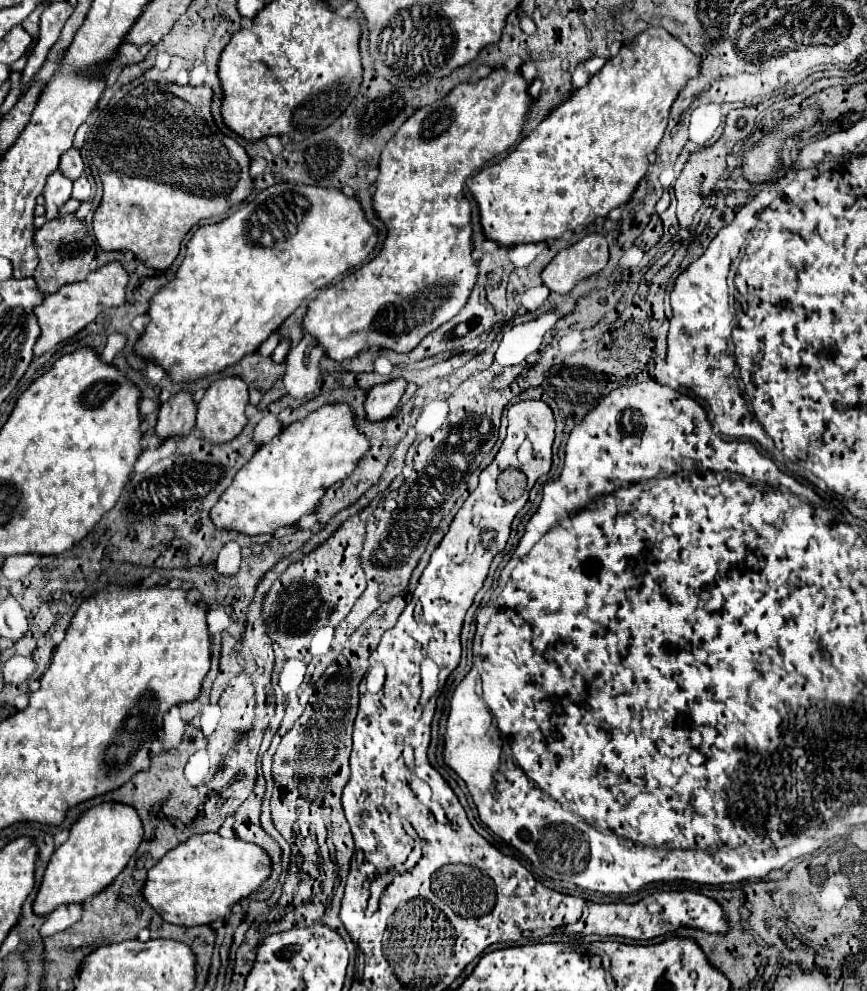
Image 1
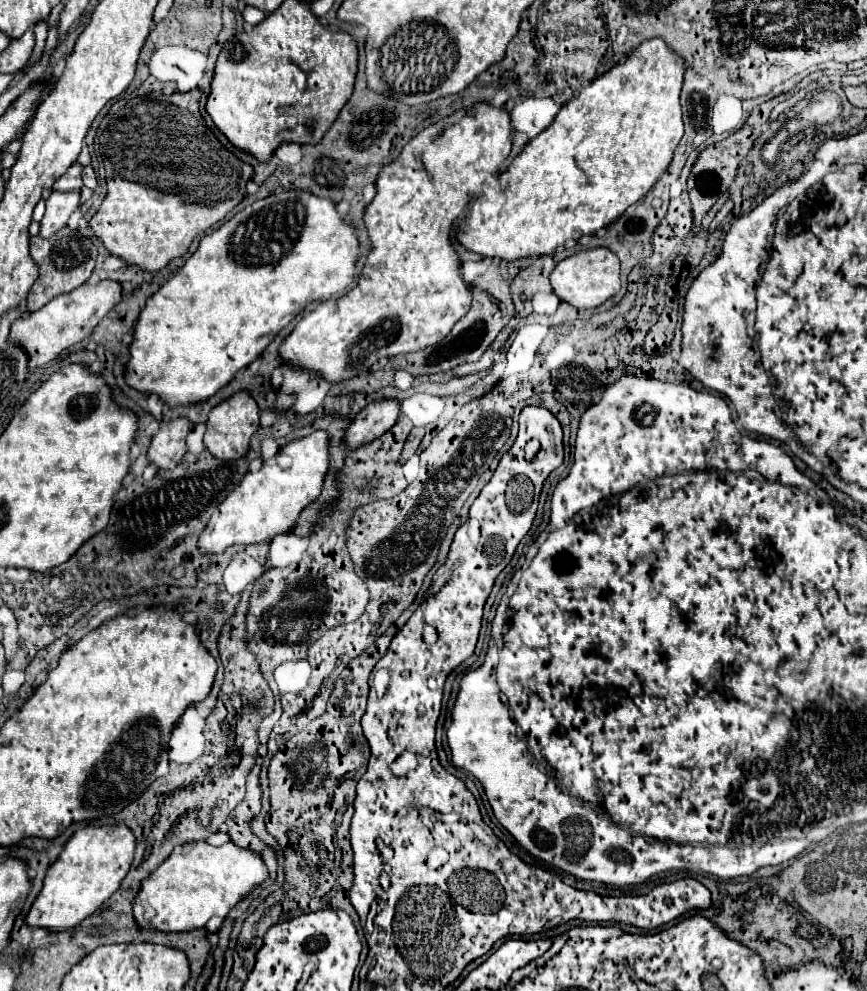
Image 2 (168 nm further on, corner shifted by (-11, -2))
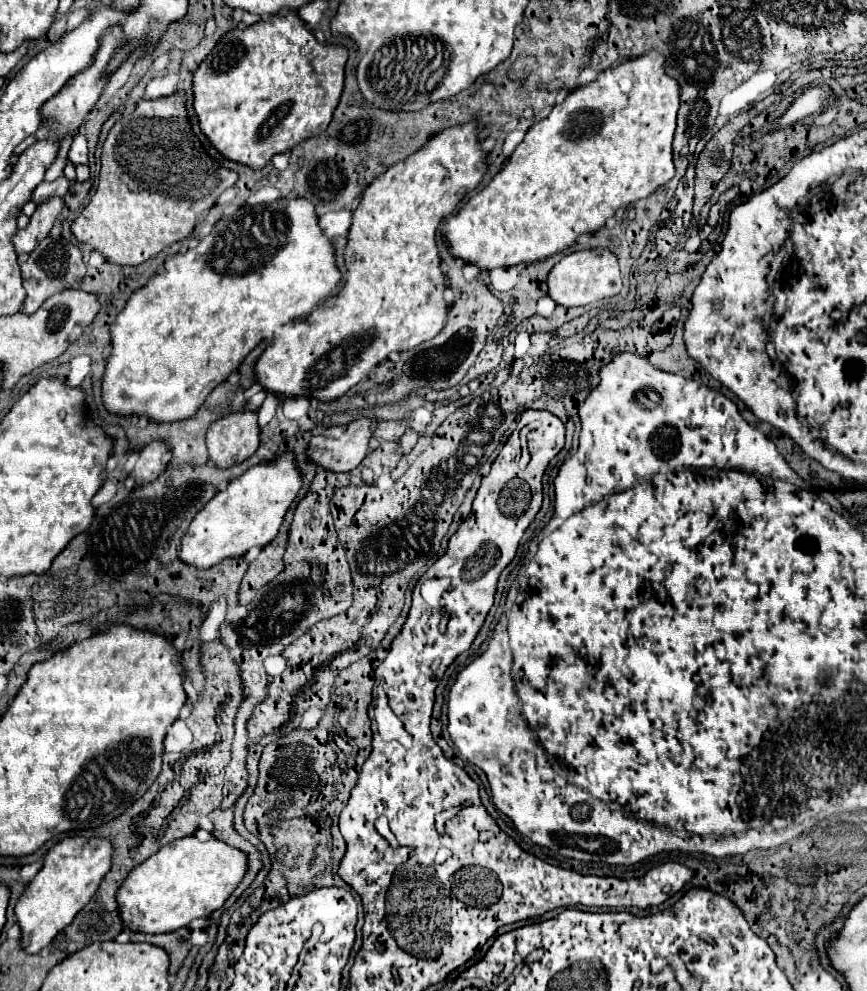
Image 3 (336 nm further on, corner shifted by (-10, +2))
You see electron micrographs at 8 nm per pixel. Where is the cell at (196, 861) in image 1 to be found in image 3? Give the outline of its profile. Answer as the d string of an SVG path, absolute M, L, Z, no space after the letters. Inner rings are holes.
M195 836L179 838L131 870L117 892L119 912L131 930L147 934L175 932L221 908L245 878L247 868L247 854L221 840L199 842Z

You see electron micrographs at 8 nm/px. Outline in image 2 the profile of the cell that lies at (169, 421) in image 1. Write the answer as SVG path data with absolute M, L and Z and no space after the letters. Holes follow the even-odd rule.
M178 418L160 426L148 448L150 464L158 466L160 470L172 470L186 454L186 436L190 428L192 424L186 418Z

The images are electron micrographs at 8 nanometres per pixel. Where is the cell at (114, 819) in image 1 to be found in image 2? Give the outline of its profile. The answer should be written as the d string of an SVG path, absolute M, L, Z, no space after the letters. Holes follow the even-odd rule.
M124 824L116 826L86 826L62 848L58 860L50 864L44 886L36 896L24 922L32 928L46 928L48 932L64 932L94 914L118 888L134 858L134 834Z

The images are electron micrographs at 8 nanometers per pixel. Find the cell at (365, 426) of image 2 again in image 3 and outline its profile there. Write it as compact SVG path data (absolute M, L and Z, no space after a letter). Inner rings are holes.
M357 418L345 426L331 426L311 438L307 456L333 472L349 472L369 452L369 440L377 424L377 418Z

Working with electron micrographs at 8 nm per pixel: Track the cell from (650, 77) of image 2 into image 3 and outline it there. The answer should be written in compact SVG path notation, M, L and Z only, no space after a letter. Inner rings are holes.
M645 52L643 56L631 58L627 62L621 62L619 66L613 66L605 72L601 72L597 76L597 80L589 82L587 86L579 86L575 88L561 104L555 104L555 108L551 110L551 114L547 118L543 118L541 122L533 124L523 142L515 148L515 152L509 156L507 164L503 166L503 170L479 192L473 194L457 214L453 214L445 228L447 228L447 242L449 242L449 250L457 256L463 258L469 264L477 264L481 270L493 270L493 268L501 268L501 266L515 266L521 262L535 262L547 256L553 256L565 248L569 248L571 244L575 244L575 240L581 234L593 234L597 232L607 218L611 218L619 208L633 204L641 198L647 198L651 192L655 192L661 184L669 182L675 174L673 168L673 132L677 128L677 110L679 110L679 92L681 86L677 84L677 80L673 80L667 72L665 72L665 58L659 52Z

